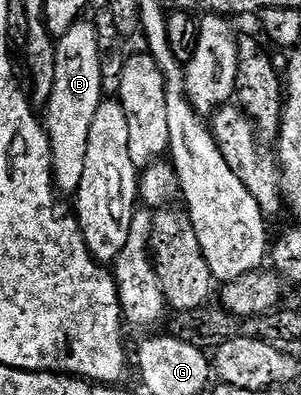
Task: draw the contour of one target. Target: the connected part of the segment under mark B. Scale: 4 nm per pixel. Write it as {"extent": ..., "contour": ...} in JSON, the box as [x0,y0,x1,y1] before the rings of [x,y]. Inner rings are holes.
{"extent":[46,20,106,195],"contour":[[[79,20],[56,43],[54,88],[48,98],[46,129],[52,149],[52,176],[61,195],[75,195],[86,165],[90,126],[94,114],[106,98],[103,92],[102,65],[99,59],[98,32],[95,21]]]}

